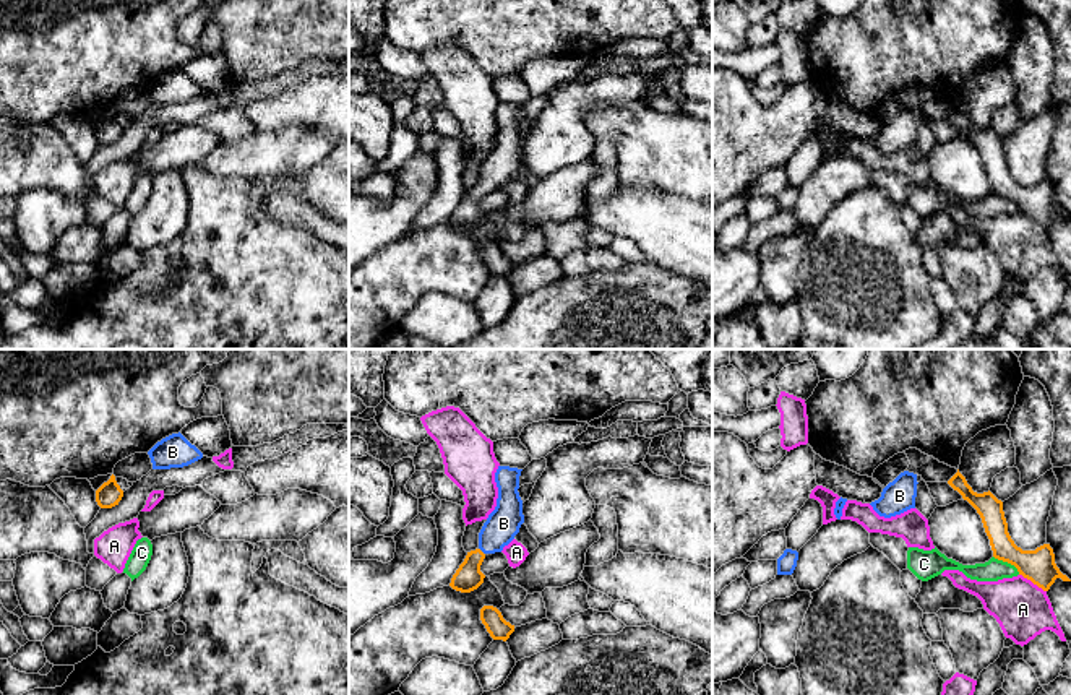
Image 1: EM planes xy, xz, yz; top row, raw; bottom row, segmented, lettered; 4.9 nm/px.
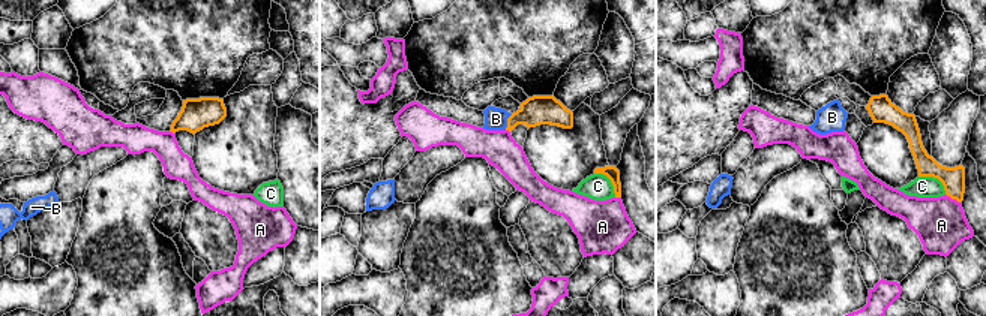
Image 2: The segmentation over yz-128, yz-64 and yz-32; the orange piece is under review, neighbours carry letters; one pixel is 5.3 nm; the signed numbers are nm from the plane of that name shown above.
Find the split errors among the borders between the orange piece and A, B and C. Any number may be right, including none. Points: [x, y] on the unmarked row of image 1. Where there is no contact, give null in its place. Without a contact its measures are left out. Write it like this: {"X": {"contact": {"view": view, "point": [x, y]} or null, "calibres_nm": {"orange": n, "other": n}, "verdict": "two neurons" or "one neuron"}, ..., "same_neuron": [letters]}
{"A": {"contact": {"view": "yz", "point": [1032, 218]}, "calibres_nm": {"orange": 160, "other": 280}, "verdict": "two neurons"}, "B": {"contact": {"view": "xz", "point": [481, 187]}, "calibres_nm": {"orange": 140, "other": 170}, "verdict": "one neuron"}, "C": {"contact": {"view": "yz", "point": [1008, 198]}, "calibres_nm": {"orange": 160, "other": 110}, "verdict": "two neurons"}, "same_neuron": ["B"]}

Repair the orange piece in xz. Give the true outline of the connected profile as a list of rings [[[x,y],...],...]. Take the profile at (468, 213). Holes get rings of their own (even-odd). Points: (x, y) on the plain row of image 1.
[[[498,102],[495,109],[498,123],[497,143],[479,169],[479,183],[467,188],[464,198],[453,211],[449,219],[453,226],[461,229],[477,226],[485,214],[480,208],[485,192],[501,188],[519,169],[524,159],[523,136],[518,128],[521,107],[518,104]]]

